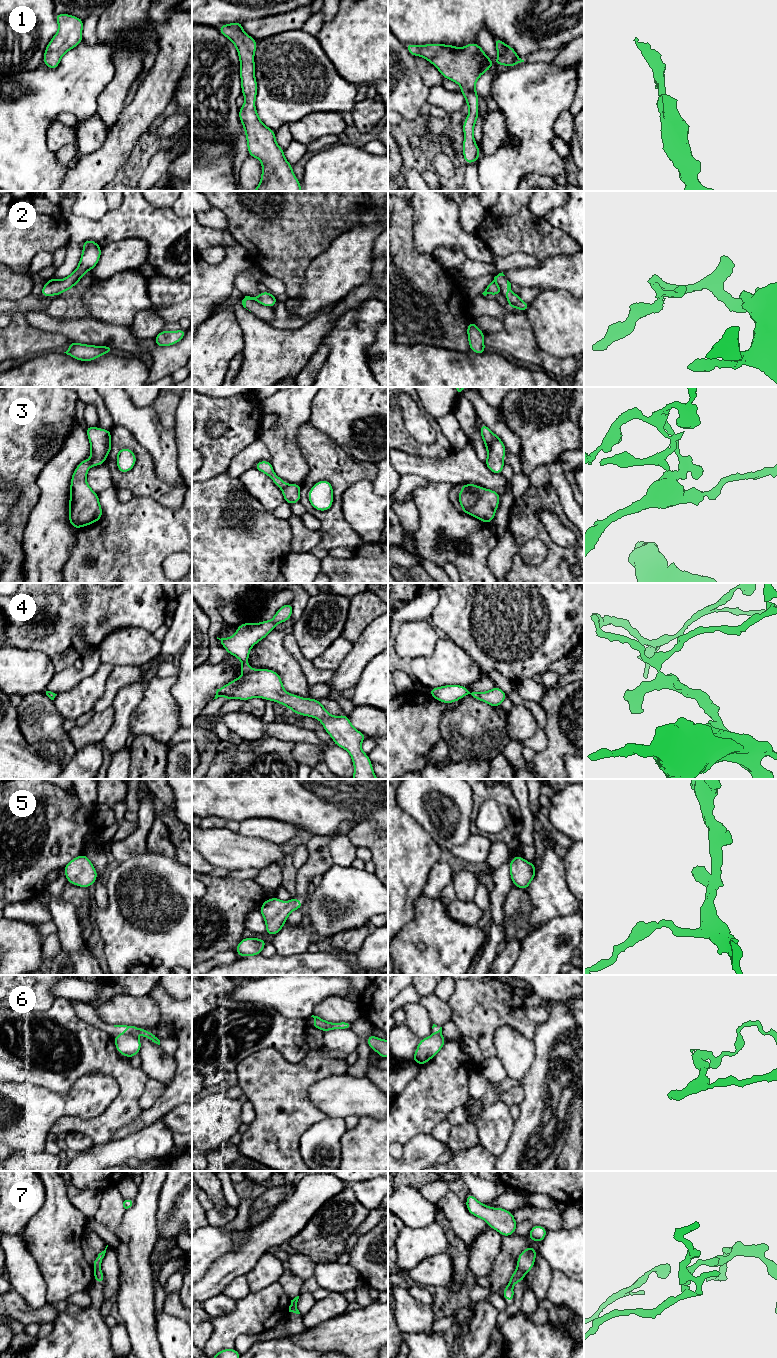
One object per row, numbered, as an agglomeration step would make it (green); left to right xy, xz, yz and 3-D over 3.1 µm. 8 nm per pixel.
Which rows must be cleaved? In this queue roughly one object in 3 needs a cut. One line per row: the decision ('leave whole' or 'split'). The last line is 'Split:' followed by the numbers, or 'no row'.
1: leave whole
2: split
3: split
4: split
5: leave whole
6: leave whole
7: split
Split: 2, 3, 4, 7

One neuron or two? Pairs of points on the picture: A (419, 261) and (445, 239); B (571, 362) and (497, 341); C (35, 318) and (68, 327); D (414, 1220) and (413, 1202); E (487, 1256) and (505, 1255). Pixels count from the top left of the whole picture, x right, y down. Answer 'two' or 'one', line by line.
A: two
B: one
C: one
D: one
E: two

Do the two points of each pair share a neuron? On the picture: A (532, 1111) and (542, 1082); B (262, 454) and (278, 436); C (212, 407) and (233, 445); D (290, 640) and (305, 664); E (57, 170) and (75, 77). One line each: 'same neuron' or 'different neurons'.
A: same neuron
B: different neurons
C: same neuron
D: same neuron
E: same neuron

